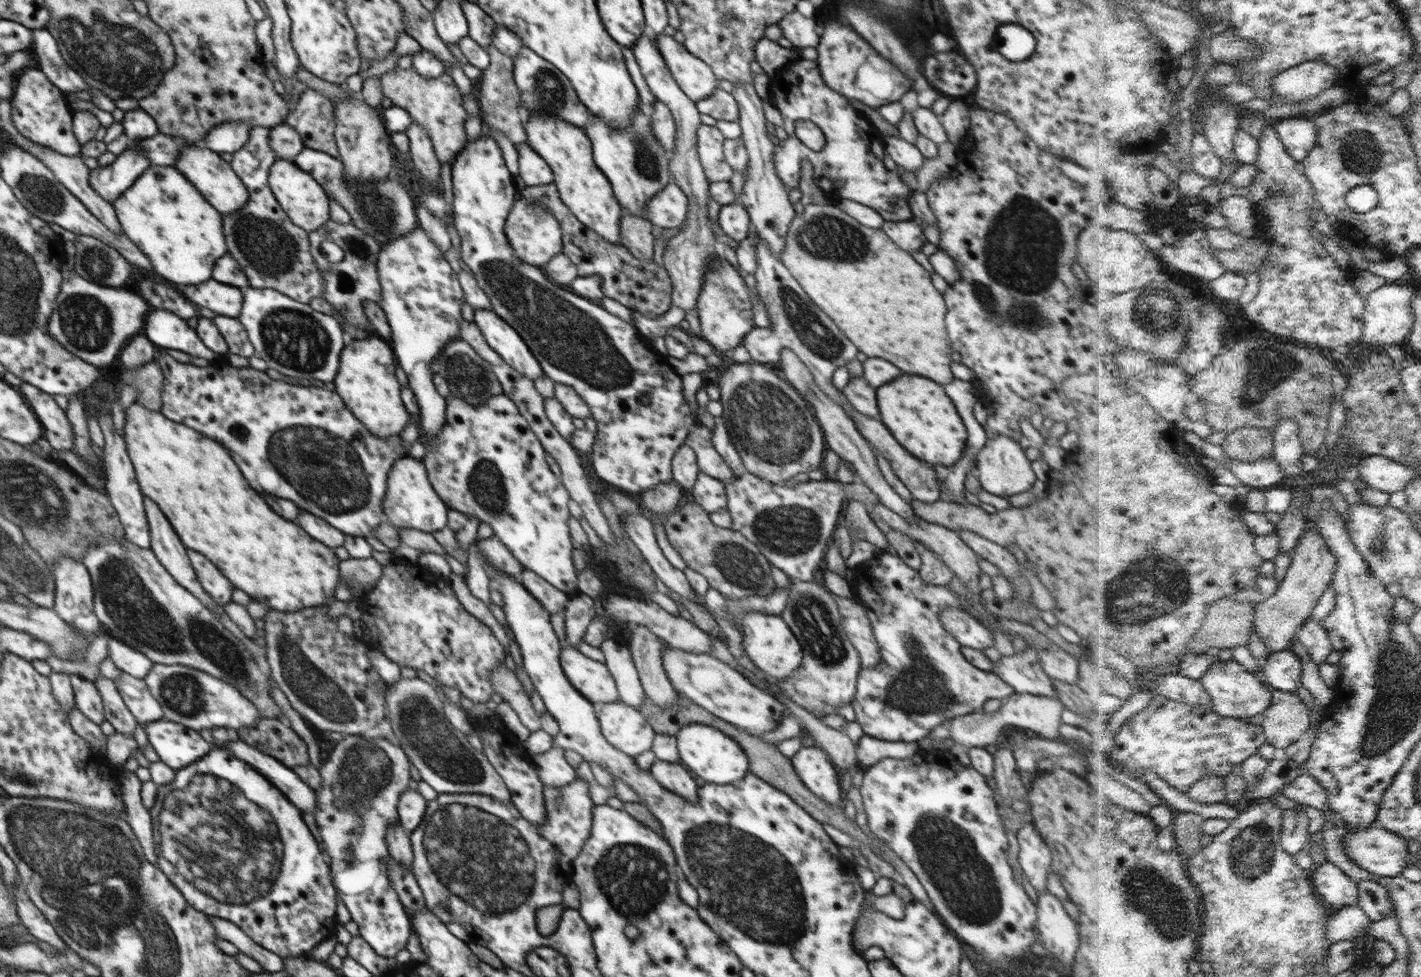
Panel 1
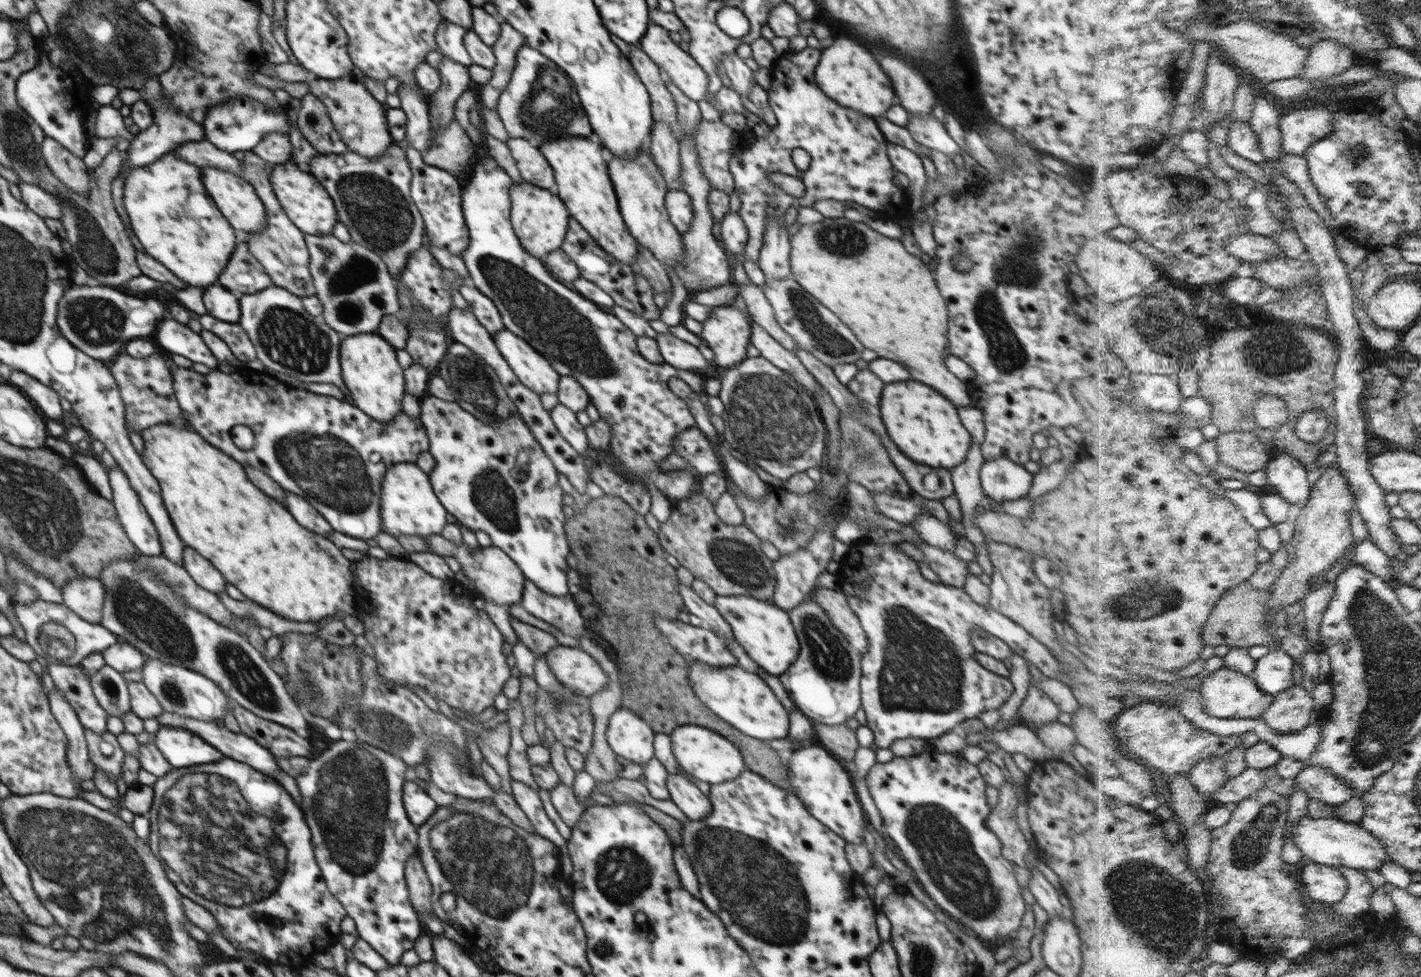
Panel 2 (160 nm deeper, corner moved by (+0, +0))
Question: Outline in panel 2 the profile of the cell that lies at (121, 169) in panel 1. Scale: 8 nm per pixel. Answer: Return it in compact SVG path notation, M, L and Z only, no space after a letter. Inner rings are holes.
M150 77L144 87L142 100L148 101L152 105L153 121L146 129L136 134L136 138L131 140L130 149L126 151L126 158L120 165L120 173L118 176L128 176L132 170L148 167L150 164L161 159L162 156L172 153L175 148L181 144L186 144L193 140L198 142L205 139L205 130L203 125L198 124L189 116L183 115L176 108L170 108L166 104L162 104L162 90L160 90L159 77Z

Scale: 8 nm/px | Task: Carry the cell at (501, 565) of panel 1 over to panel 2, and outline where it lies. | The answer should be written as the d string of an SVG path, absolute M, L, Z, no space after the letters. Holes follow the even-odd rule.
M430 535L426 538L426 544L430 546L432 553L443 556L454 556L458 563L462 566L462 571L472 581L472 591L476 595L485 596L485 600L491 600L496 604L501 604L503 607L509 608L513 604L520 603L523 597L523 589L525 577L520 568L513 562L513 560L497 547L478 547L477 549L468 548L462 544L456 544L443 538L441 535Z

